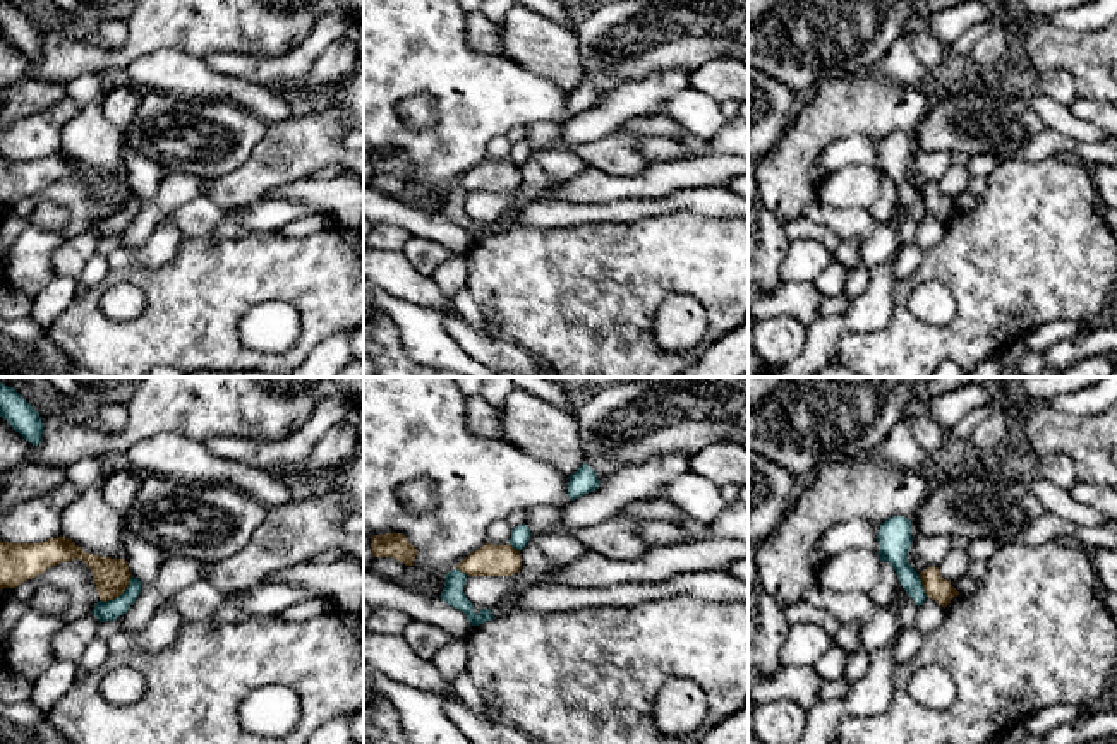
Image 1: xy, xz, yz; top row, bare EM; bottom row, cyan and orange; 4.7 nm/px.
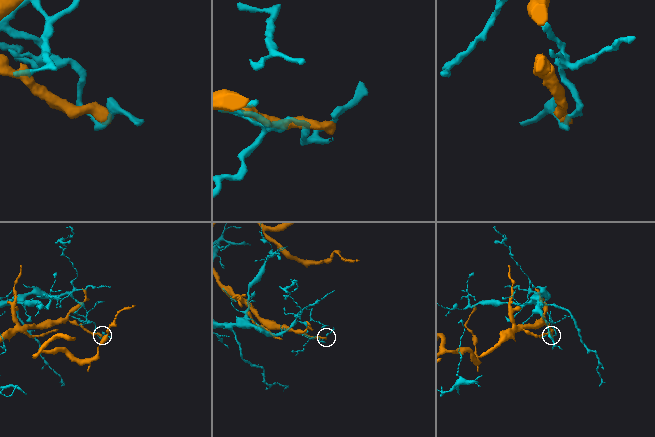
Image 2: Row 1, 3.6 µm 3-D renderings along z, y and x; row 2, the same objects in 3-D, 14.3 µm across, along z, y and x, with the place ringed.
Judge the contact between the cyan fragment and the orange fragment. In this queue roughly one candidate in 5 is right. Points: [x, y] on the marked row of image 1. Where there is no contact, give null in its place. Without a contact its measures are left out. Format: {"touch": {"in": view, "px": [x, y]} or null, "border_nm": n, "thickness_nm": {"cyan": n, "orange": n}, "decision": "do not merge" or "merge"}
{"touch": {"in": "xy", "px": [120, 595]}, "border_nm": 200, "thickness_nm": {"cyan": 100, "orange": 170}, "decision": "do not merge"}

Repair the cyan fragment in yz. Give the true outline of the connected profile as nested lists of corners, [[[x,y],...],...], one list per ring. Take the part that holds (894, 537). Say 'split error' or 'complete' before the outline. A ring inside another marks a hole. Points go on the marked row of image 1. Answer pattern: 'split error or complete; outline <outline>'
complete; outline [[[892,516],[880,525],[877,533],[877,554],[880,561],[889,562],[894,567],[901,586],[920,607],[927,595],[920,574],[908,562],[911,540],[911,521],[904,516]]]

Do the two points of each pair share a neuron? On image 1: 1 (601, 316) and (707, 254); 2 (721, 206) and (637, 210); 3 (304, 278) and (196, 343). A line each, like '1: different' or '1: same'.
1: same
2: same
3: same

